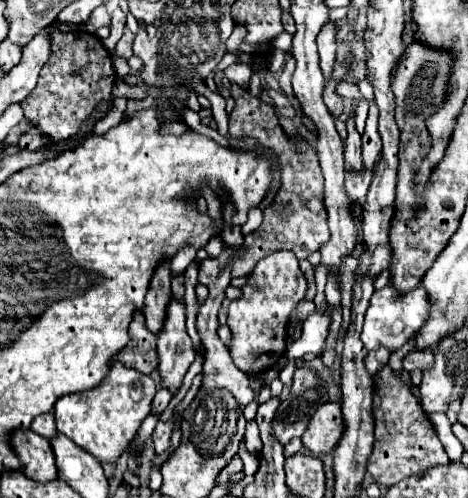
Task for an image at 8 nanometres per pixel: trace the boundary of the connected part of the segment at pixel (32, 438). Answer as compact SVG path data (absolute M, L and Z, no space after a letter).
M16 430L10 436L12 450L18 454L18 460L22 462L22 472L36 480L36 482L48 482L56 478L56 464L50 442L32 432L32 430Z

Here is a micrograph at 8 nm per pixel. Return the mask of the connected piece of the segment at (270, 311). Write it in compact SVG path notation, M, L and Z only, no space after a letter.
M278 250L262 258L248 282L242 288L242 296L230 302L228 326L232 330L230 354L234 364L246 374L258 374L270 370L286 350L286 330L290 310L306 296L306 278L298 268L298 258L290 250Z

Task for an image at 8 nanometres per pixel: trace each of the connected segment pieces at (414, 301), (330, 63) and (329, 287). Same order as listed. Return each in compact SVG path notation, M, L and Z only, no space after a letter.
M386 286L372 294L360 338L367 350L376 350L380 346L396 350L402 344L406 344L414 336L414 332L420 330L420 326L428 318L428 312L430 312L430 302L422 288L416 288L408 294L398 294L392 286Z
M326 24L318 34L318 50L320 50L320 70L324 82L330 82L330 74L334 70L334 26Z
M328 274L328 282L326 282L326 300L332 304L340 302L340 290L338 290L338 282L336 282L336 274Z

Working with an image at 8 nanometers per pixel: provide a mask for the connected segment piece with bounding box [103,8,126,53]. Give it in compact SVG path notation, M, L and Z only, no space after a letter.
M118 8L111 15L110 35L103 41L104 46L110 53L114 52L114 48L118 40L122 37L126 28L126 15Z

